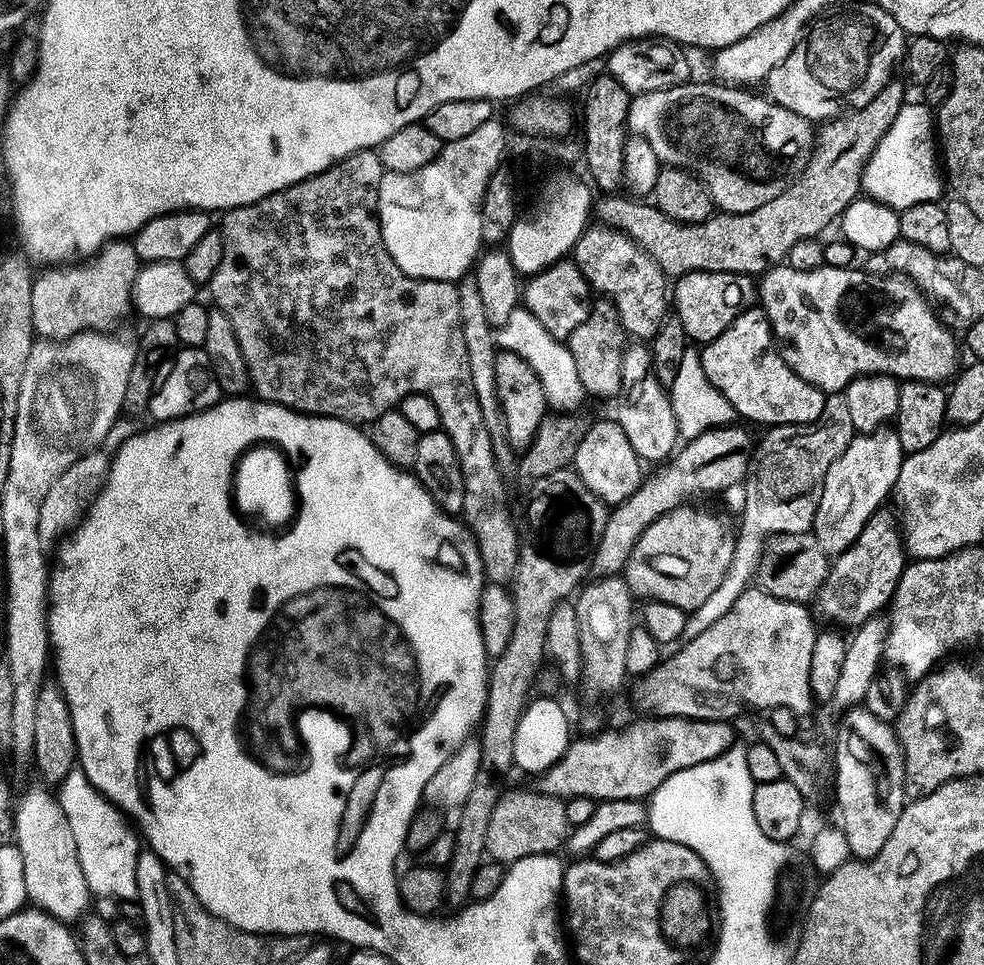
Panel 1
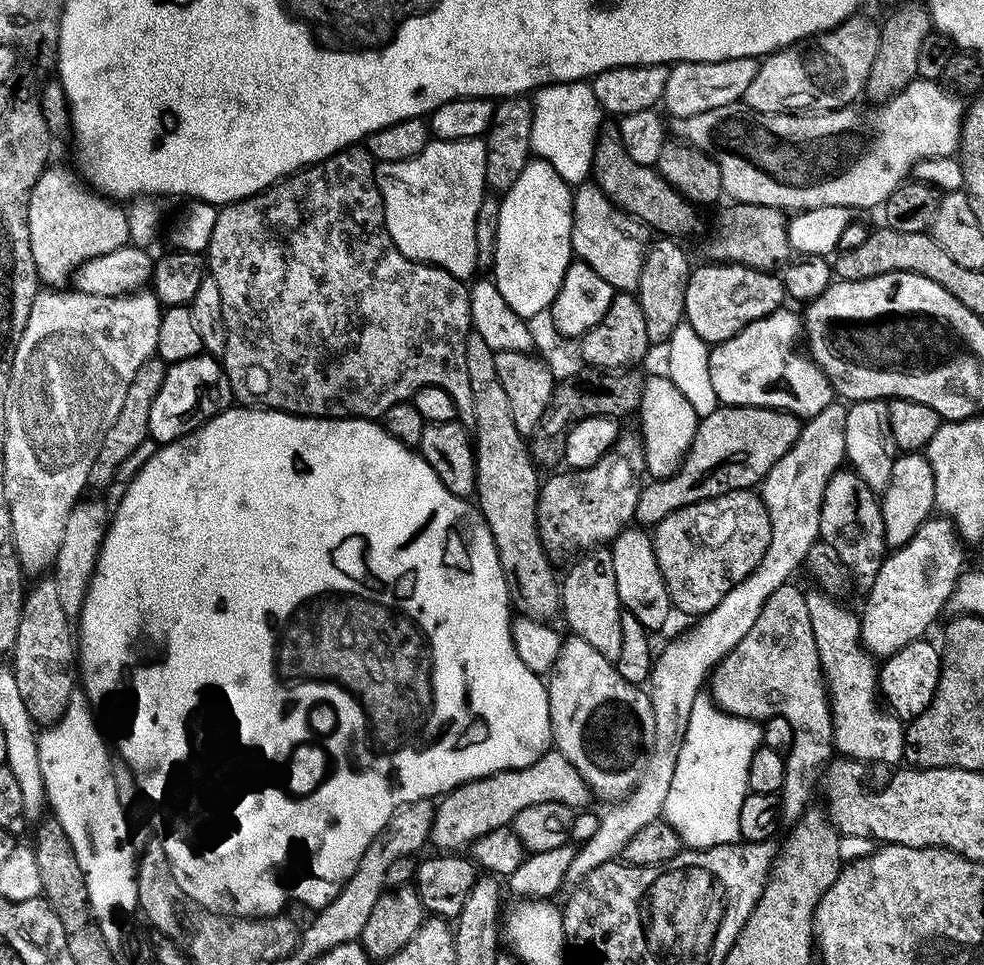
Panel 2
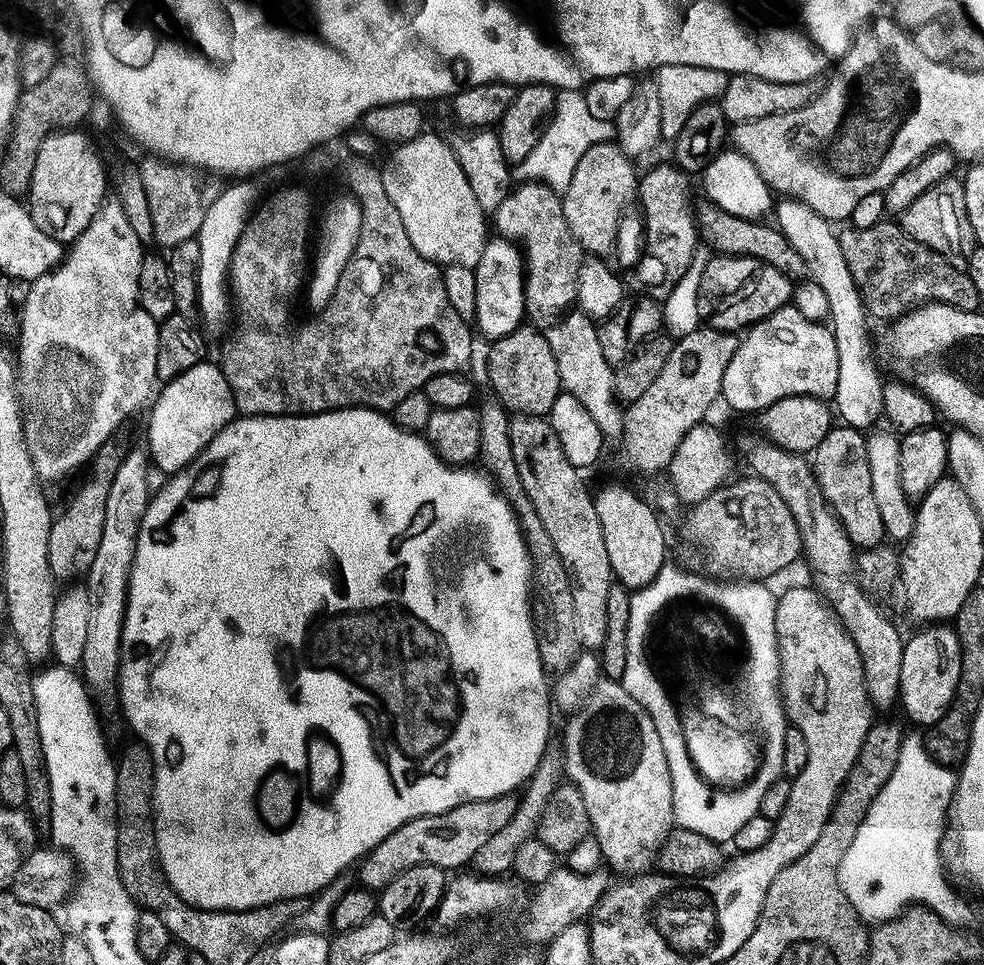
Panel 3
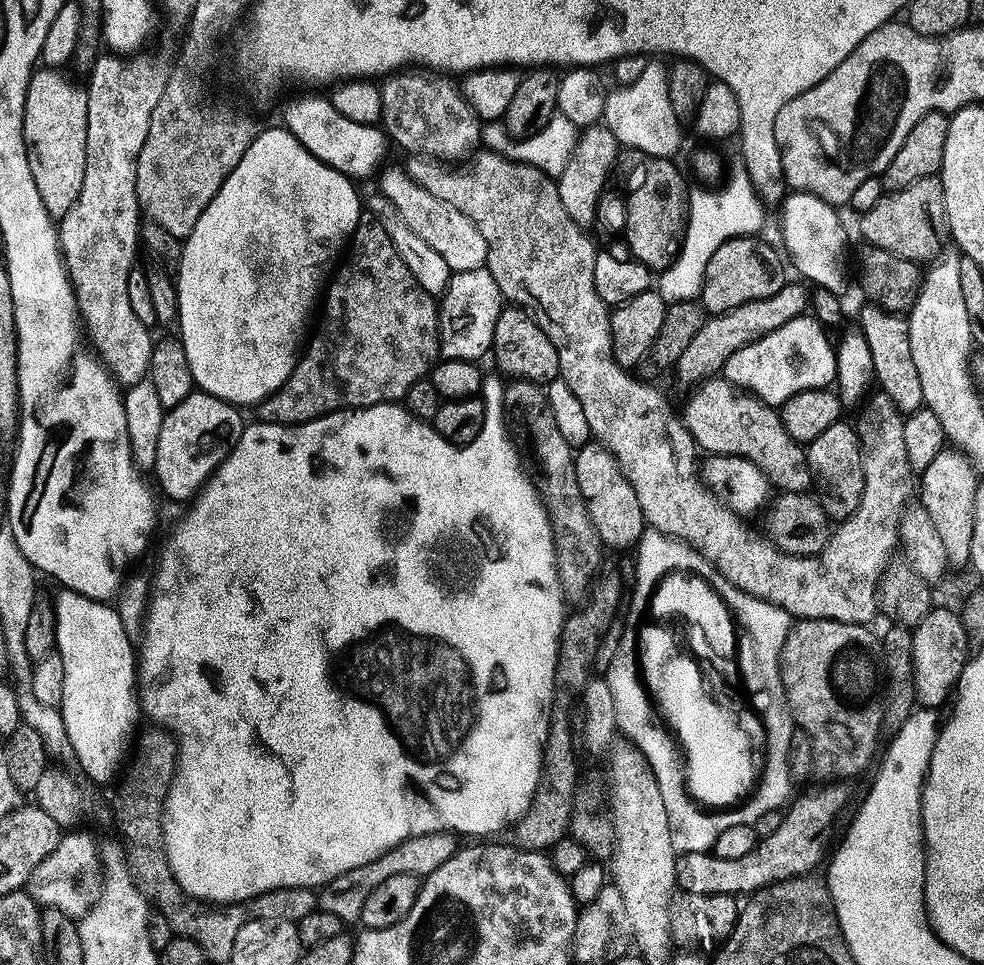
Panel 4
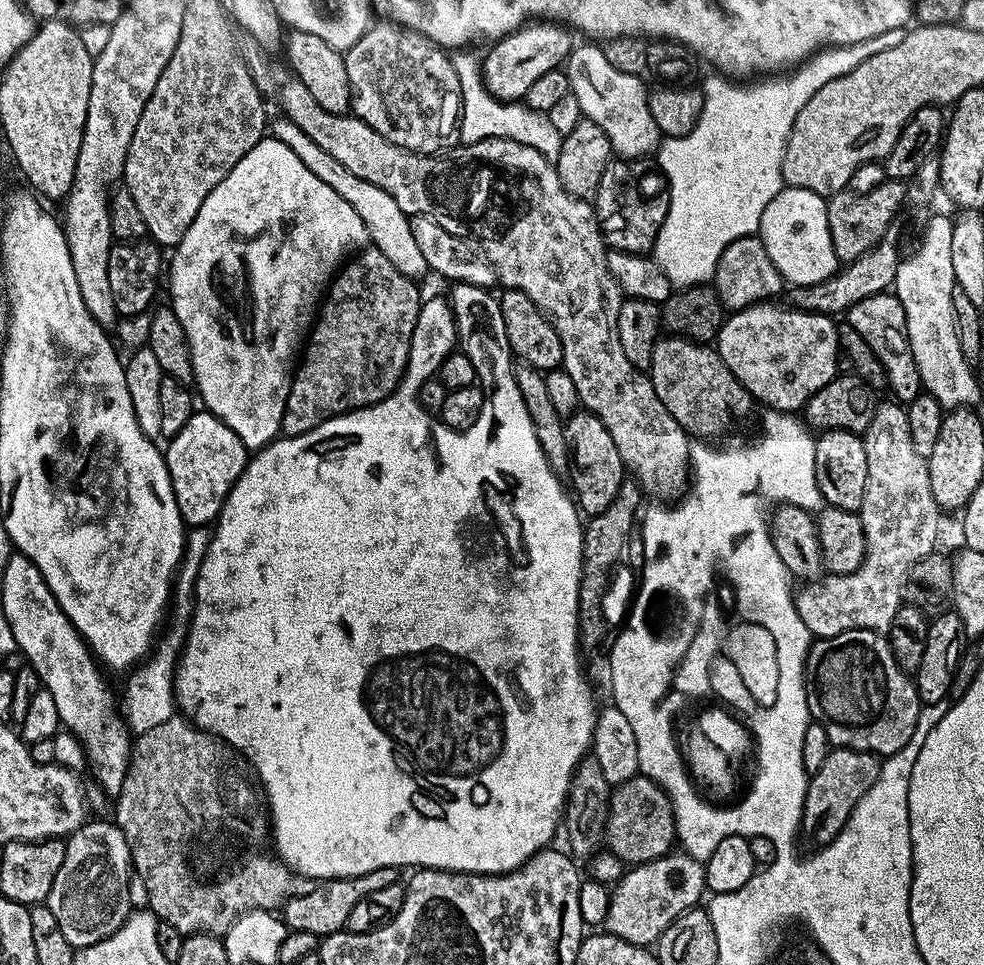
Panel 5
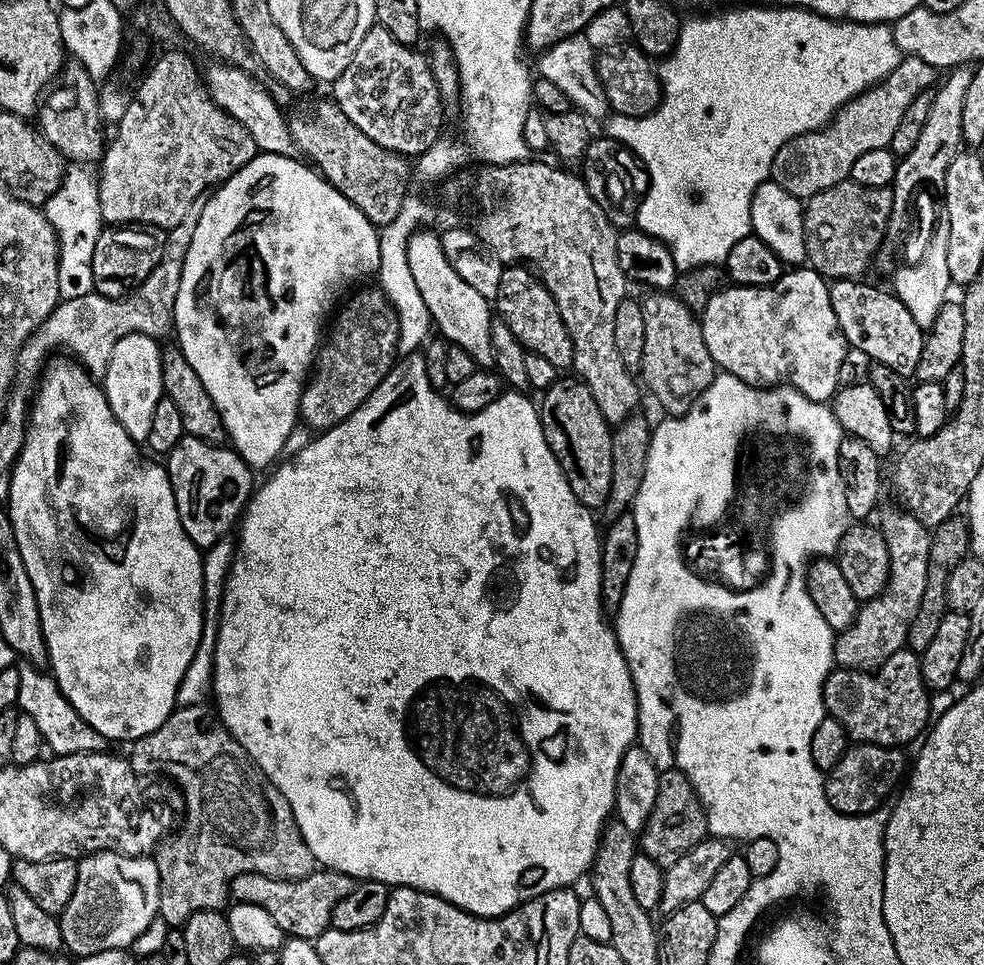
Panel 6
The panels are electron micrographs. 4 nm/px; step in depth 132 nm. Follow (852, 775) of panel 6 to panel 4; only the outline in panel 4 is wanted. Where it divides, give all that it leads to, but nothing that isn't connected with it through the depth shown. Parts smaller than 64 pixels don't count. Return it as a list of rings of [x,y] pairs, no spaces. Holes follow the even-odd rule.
[[[824,782],[821,784],[824,784],[821,788],[809,787],[807,789],[809,792],[805,796],[798,797],[796,801],[793,799],[784,812],[782,826],[778,830],[774,830],[774,834],[763,837],[757,843],[756,848],[750,850],[750,854],[746,854],[745,857],[718,858],[715,851],[712,850],[687,853],[678,864],[677,883],[679,887],[681,889],[689,888],[687,891],[697,896],[735,896],[740,898],[745,894],[755,894],[761,888],[768,888],[783,880],[815,873],[816,867],[822,862],[824,864],[829,855],[828,847],[831,846],[832,835],[836,832],[836,819],[843,814],[844,807],[848,804],[848,788],[844,785],[847,783]]]

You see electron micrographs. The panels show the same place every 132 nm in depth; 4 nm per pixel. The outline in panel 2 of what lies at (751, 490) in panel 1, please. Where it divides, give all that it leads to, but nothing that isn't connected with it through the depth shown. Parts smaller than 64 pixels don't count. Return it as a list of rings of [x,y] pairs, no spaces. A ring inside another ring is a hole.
[[[833,402],[826,406],[826,410],[803,421],[798,442],[794,442],[794,446],[790,446],[790,450],[786,450],[786,454],[782,454],[766,474],[759,485],[758,495],[770,514],[770,546],[742,583],[736,583],[714,610],[699,617],[695,621],[696,626],[681,638],[670,641],[664,652],[655,657],[648,690],[654,710],[654,746],[648,753],[647,766],[627,798],[609,805],[609,810],[601,813],[598,833],[586,840],[571,860],[565,880],[567,885],[579,884],[598,866],[617,859],[636,832],[663,815],[678,753],[689,726],[690,710],[703,689],[701,686],[703,682],[705,685],[711,670],[754,626],[770,594],[786,584],[792,578],[792,572],[799,568],[801,571],[808,551],[820,540],[819,514],[823,495],[831,476],[845,463],[845,450],[846,408],[843,403]]]

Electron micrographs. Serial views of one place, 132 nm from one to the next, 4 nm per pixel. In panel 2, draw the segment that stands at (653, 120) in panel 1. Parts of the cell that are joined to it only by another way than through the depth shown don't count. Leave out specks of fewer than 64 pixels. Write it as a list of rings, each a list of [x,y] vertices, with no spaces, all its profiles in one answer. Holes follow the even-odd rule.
[[[917,78],[900,92],[887,97],[881,103],[884,105],[872,113],[855,112],[852,106],[815,114],[755,112],[747,104],[737,102],[706,110],[702,114],[673,119],[670,128],[677,132],[673,133],[683,143],[691,144],[718,162],[722,170],[724,196],[729,201],[781,210],[807,210],[822,206],[879,209],[888,195],[899,184],[905,183],[917,160],[952,156],[959,149],[960,125],[966,111],[965,105],[959,102],[947,87],[937,81]]]

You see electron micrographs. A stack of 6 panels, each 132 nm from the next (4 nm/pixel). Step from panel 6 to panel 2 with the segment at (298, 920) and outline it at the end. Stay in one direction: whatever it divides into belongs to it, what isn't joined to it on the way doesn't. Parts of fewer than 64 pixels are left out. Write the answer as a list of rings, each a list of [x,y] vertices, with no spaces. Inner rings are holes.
[[[546,750],[537,760],[529,760],[526,766],[468,780],[439,797],[430,844],[436,847],[433,849],[452,854],[467,849],[476,839],[492,830],[511,825],[516,816],[526,810],[526,806],[558,802],[573,810],[584,810],[591,805],[588,804],[591,800],[594,800],[594,793],[582,774],[560,752]]]

